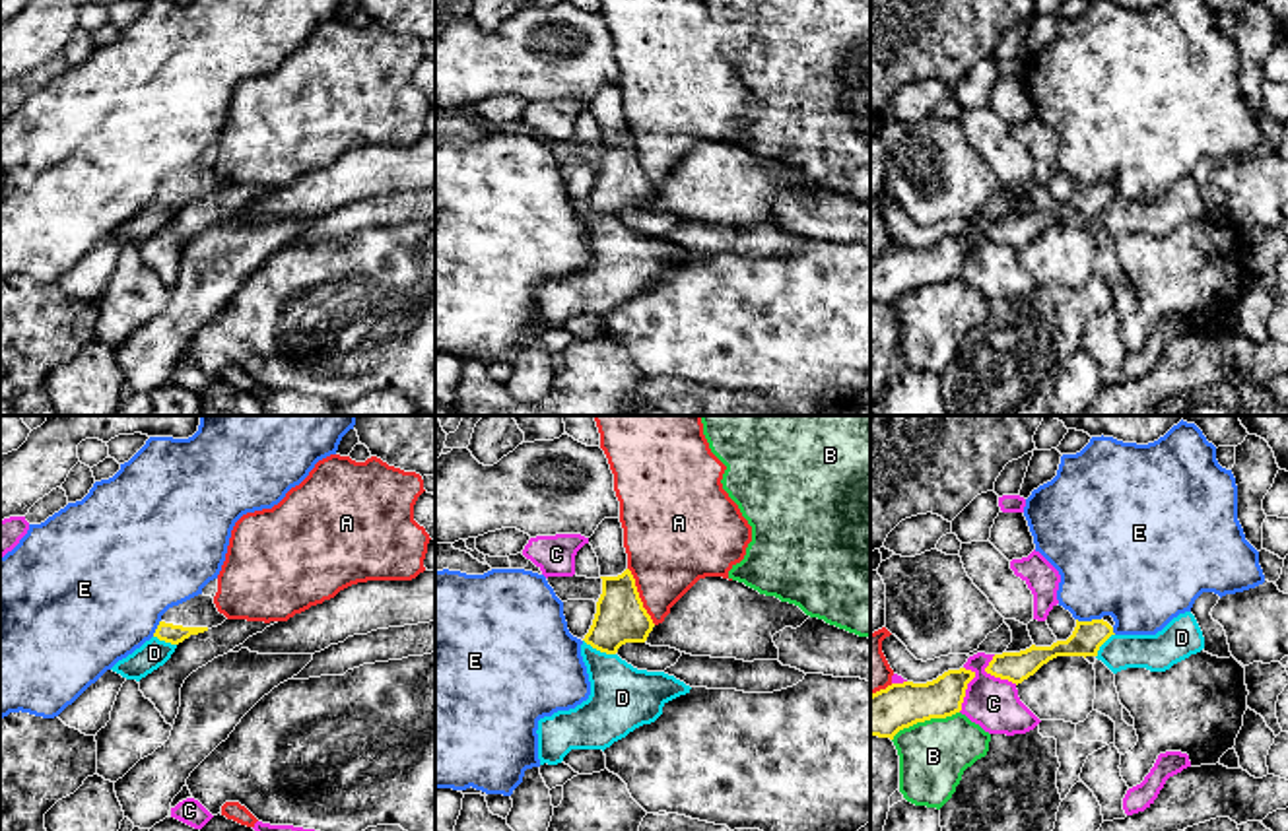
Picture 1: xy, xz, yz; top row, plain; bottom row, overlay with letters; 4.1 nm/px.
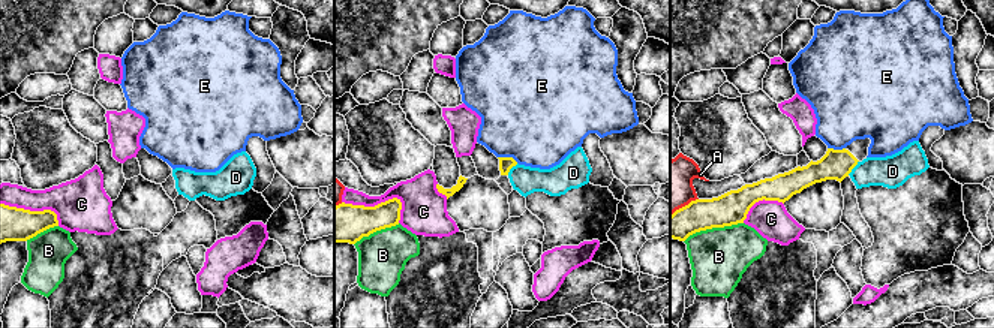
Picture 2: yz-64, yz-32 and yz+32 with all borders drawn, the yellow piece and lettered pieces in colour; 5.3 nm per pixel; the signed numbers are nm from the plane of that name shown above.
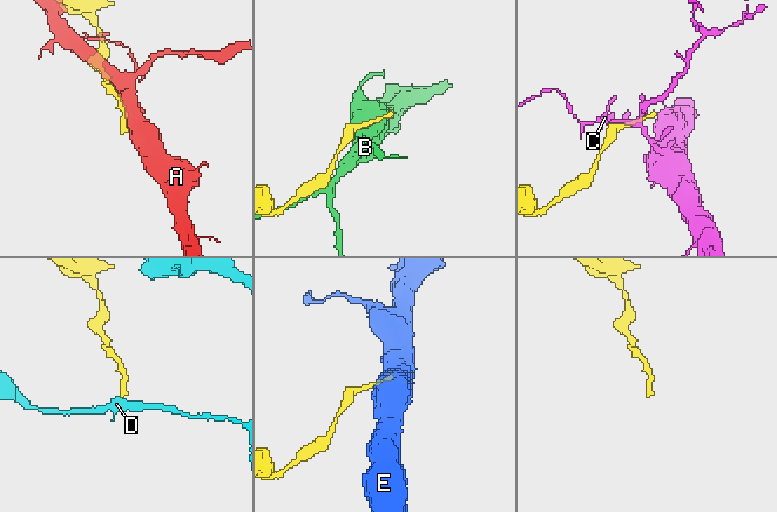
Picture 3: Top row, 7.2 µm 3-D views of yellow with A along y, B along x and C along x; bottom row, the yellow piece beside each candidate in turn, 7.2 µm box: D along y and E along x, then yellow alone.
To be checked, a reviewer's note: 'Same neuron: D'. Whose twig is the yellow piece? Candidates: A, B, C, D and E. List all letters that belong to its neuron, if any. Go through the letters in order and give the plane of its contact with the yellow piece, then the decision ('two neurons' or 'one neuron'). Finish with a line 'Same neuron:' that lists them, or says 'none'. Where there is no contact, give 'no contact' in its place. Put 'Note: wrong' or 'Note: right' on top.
Note: wrong
A: xz | two neurons
B: yz | two neurons
C: yz | two neurons
D: xz | two neurons
E: yz | two neurons
Same neuron: none

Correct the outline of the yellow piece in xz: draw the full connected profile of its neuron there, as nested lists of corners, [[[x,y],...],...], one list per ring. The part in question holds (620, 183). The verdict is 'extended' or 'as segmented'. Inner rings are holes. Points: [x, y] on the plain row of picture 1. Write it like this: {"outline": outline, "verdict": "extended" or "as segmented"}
{"outline": [[[631,136],[600,144],[602,159],[583,206],[606,219],[616,219],[626,208],[645,208],[655,188],[643,173]]], "verdict": "as segmented"}

